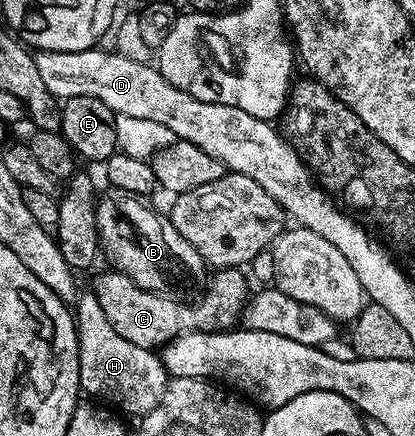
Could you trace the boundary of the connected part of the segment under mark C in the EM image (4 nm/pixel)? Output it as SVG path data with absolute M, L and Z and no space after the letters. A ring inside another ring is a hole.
M108 268L105 274L98 275L90 290L95 294L98 304L102 304L102 312L106 320L110 320L118 336L130 340L130 344L138 344L138 348L152 350L185 332L233 329L241 321L244 304L250 297L244 273L240 268L217 269L213 273L216 275L213 278L211 275L197 302L188 302L176 296L155 294L146 288L138 288L138 284L130 280L130 276L120 273L115 268Z

